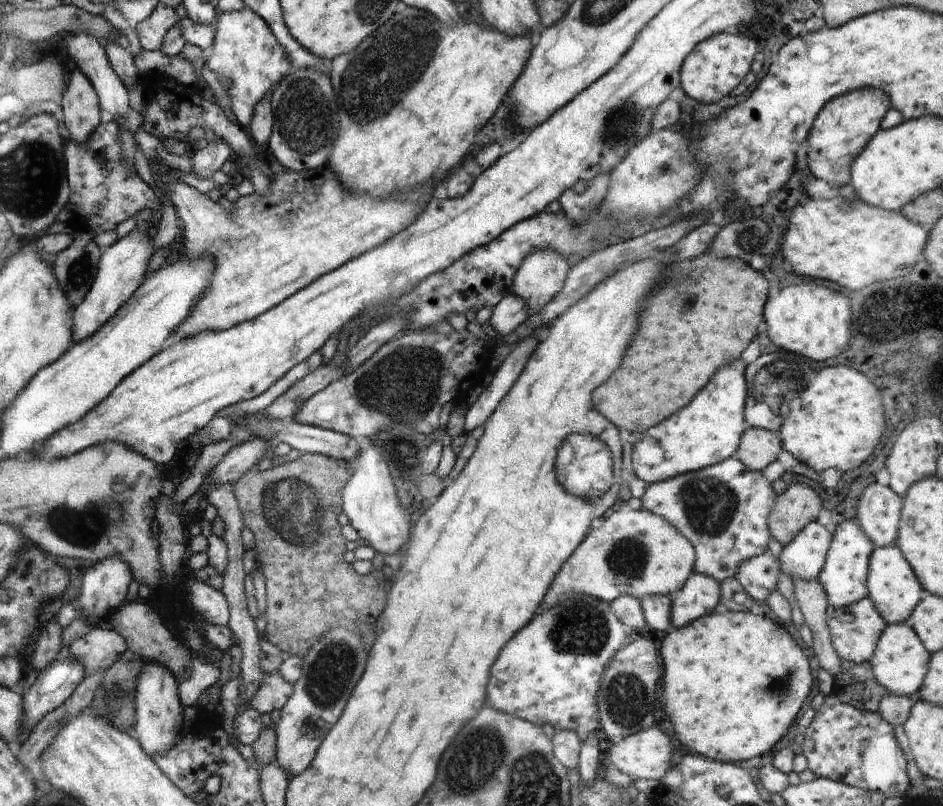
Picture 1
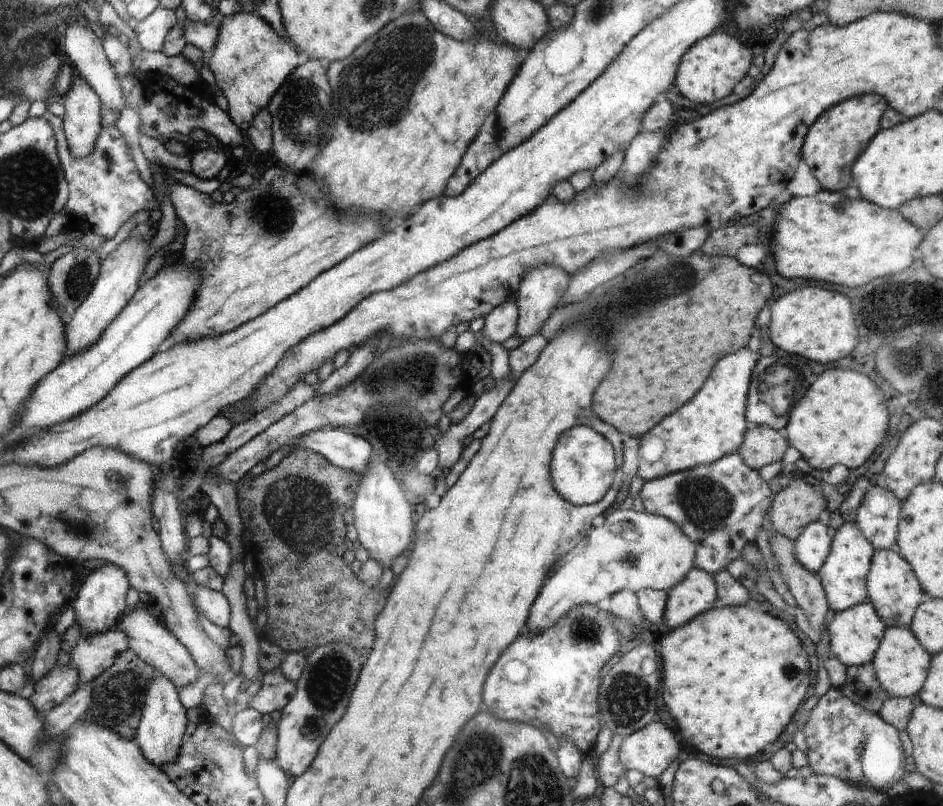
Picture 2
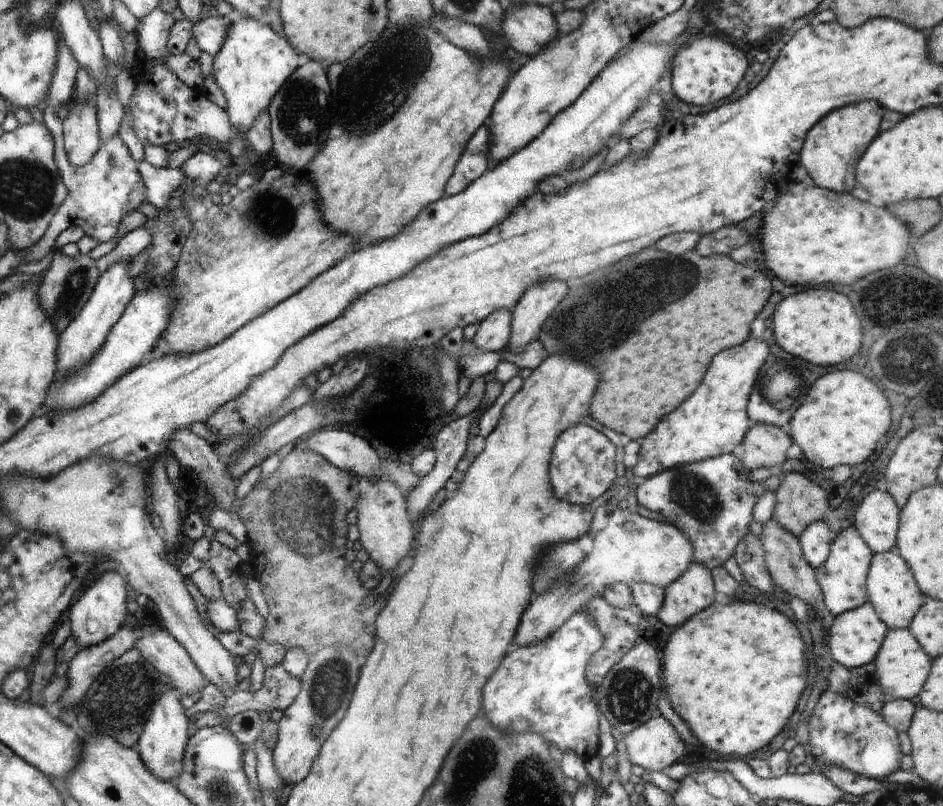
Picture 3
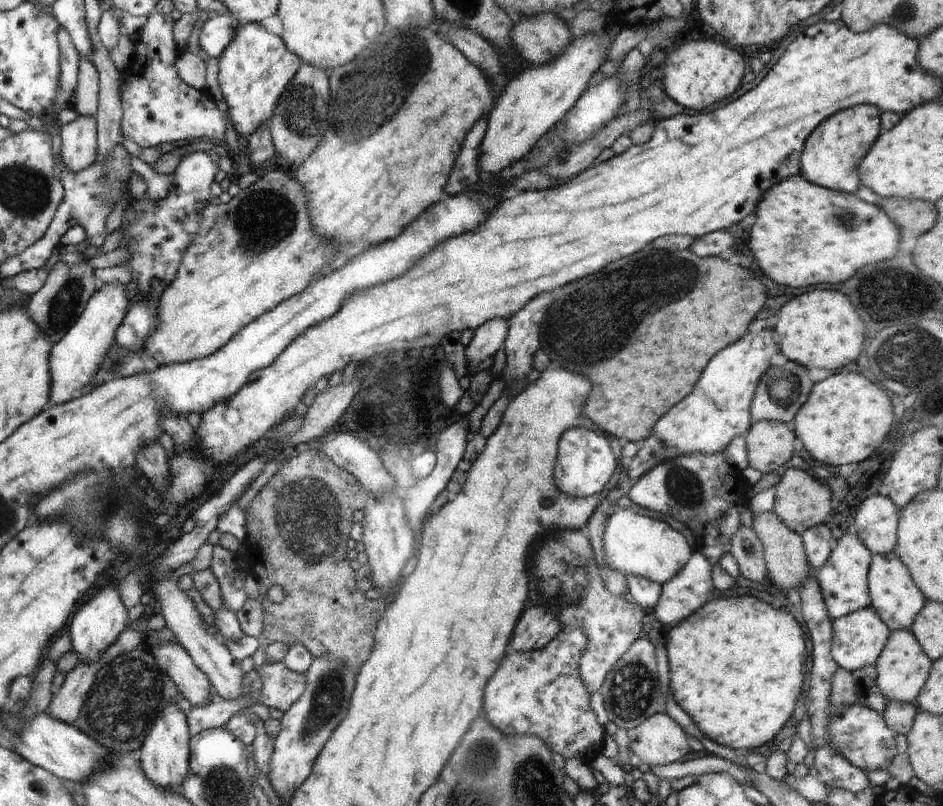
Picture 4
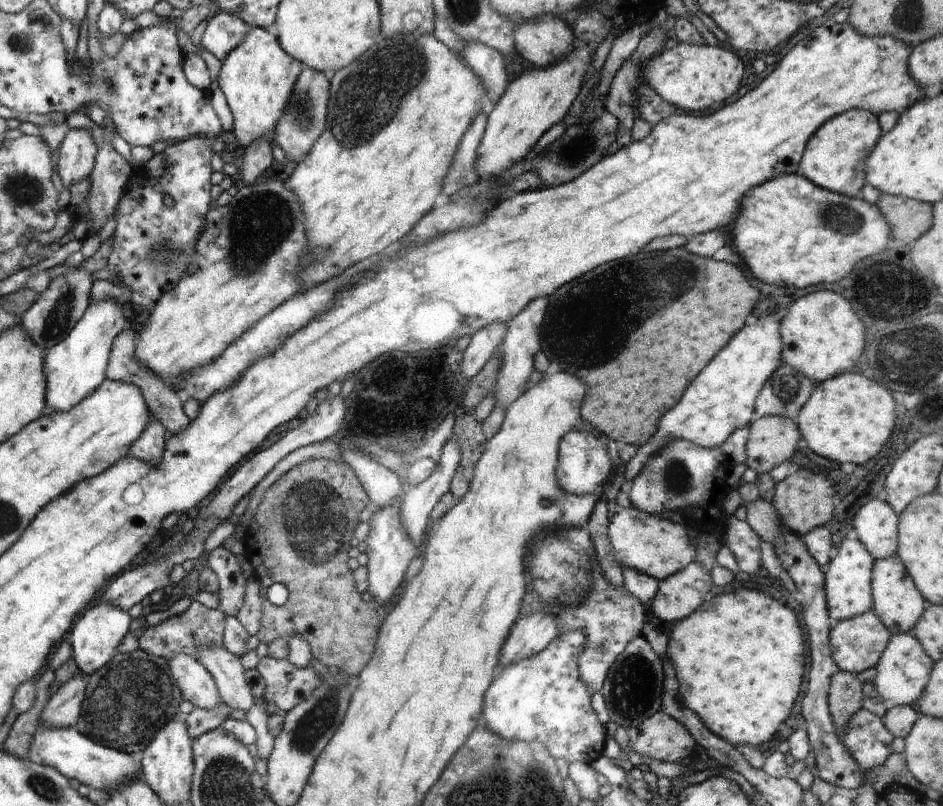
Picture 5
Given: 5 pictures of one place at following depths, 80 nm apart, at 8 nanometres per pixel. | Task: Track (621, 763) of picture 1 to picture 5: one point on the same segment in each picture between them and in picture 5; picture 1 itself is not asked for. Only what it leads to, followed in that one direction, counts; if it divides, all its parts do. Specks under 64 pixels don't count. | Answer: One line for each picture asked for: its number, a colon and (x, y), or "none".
2: (650, 750)
3: (654, 745)
4: (659, 740)
5: (661, 737)

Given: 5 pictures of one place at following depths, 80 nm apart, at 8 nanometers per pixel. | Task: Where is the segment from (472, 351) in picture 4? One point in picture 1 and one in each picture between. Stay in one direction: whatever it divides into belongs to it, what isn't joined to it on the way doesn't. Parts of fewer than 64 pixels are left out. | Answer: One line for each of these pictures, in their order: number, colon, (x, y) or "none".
1: (511, 311)
2: (499, 325)
3: (493, 333)

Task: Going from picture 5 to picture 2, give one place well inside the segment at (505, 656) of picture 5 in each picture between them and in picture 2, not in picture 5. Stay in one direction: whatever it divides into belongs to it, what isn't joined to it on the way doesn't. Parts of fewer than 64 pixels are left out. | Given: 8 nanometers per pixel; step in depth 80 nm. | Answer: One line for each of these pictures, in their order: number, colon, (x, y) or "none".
2: (657, 555)
3: (651, 551)
4: (536, 628)

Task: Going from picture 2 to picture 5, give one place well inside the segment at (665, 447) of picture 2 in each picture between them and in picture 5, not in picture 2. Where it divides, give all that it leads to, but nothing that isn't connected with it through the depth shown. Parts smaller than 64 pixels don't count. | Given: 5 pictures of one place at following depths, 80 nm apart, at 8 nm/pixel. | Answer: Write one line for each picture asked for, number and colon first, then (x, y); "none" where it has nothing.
3: (713, 421)
4: (719, 409)
5: (722, 398)

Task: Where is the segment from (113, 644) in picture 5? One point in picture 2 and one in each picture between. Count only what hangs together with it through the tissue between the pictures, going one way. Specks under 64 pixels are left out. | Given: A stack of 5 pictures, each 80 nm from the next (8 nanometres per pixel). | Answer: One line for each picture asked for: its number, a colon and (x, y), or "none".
2: (101, 601)
3: (98, 614)
4: (101, 621)

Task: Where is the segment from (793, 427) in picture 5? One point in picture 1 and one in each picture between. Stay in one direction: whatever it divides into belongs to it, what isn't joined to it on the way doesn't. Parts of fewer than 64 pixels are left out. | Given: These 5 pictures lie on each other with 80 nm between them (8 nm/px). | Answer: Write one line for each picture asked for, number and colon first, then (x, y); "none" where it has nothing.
1: (758, 448)
2: (761, 446)
3: (765, 446)
4: (770, 443)

